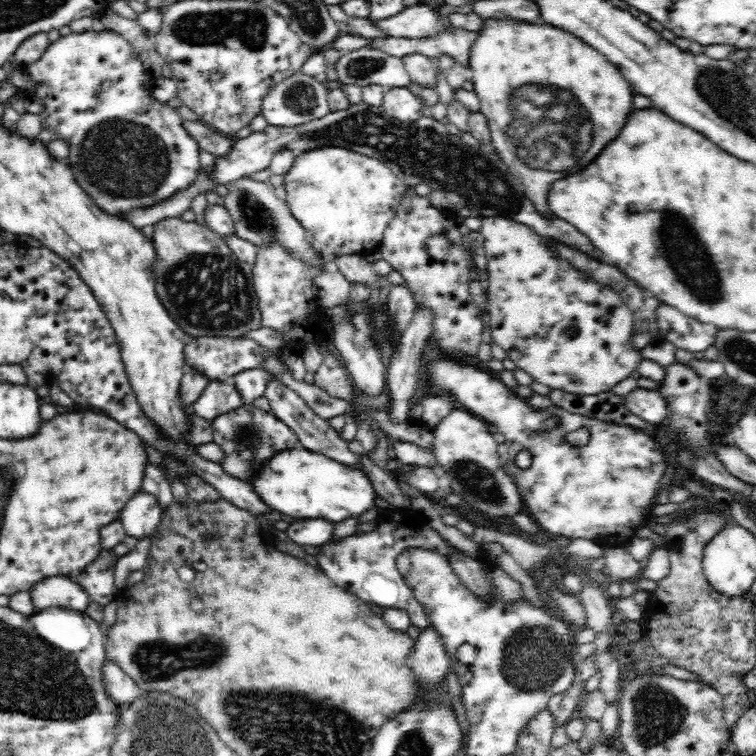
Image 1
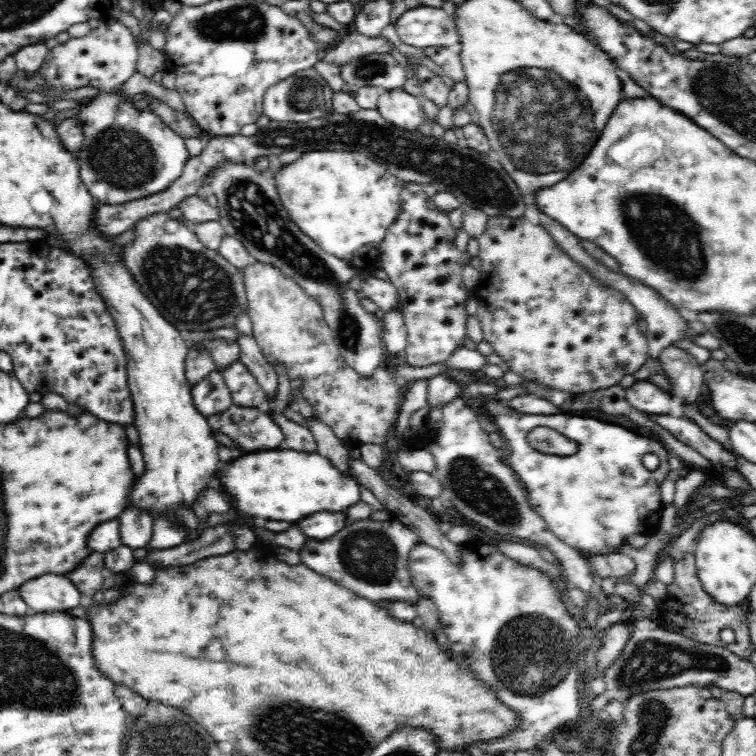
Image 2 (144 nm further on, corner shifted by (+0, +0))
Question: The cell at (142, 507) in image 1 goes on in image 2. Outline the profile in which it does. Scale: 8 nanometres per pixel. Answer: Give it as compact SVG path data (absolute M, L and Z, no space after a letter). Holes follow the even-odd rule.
M128 508L120 516L120 536L122 536L122 546L132 548L134 552L138 548L146 548L148 542L152 540L154 534L154 518L138 508Z

